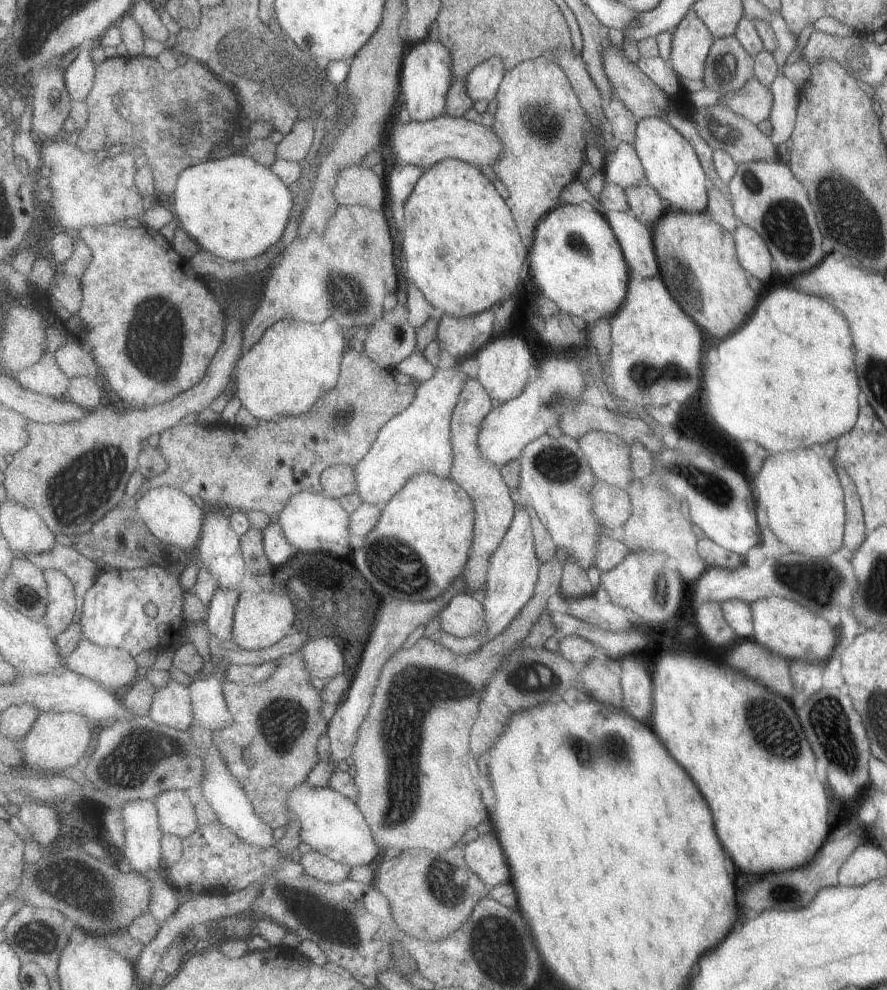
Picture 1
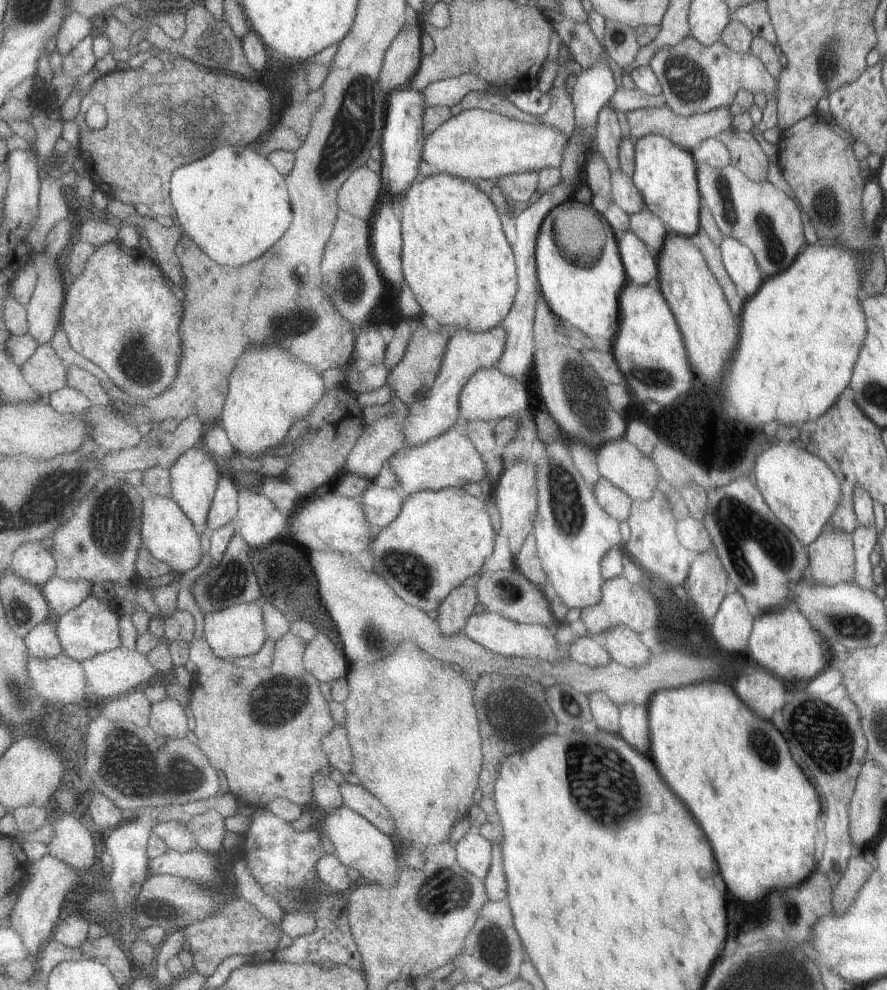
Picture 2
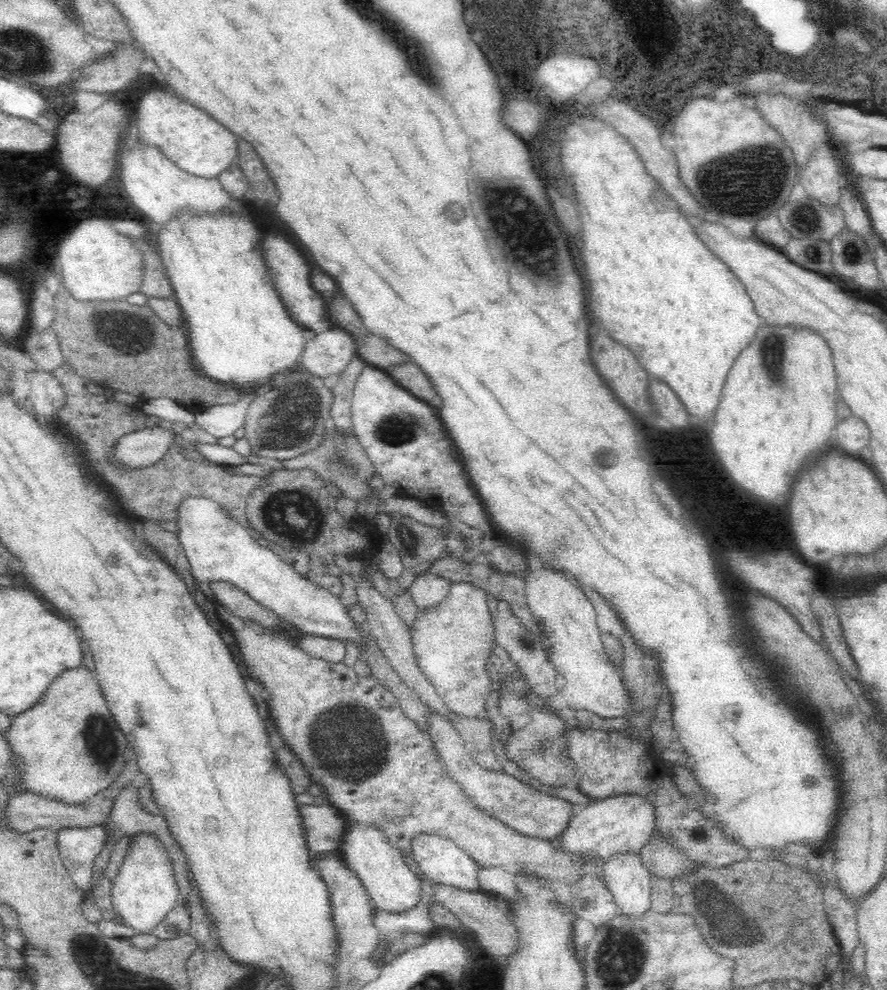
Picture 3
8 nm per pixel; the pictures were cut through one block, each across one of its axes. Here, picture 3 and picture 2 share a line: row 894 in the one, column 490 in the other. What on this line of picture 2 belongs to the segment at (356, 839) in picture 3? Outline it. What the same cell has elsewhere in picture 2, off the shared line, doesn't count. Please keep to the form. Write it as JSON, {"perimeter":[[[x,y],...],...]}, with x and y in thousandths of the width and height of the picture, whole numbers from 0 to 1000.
{"perimeter":[[[556,372],[556,374],[540,374],[529,388],[522,394],[520,400],[520,426],[563,426],[569,422],[578,422],[585,420],[587,416],[592,416],[594,412],[599,412],[599,398],[594,394],[594,390],[583,384],[572,380],[567,374]]]}

